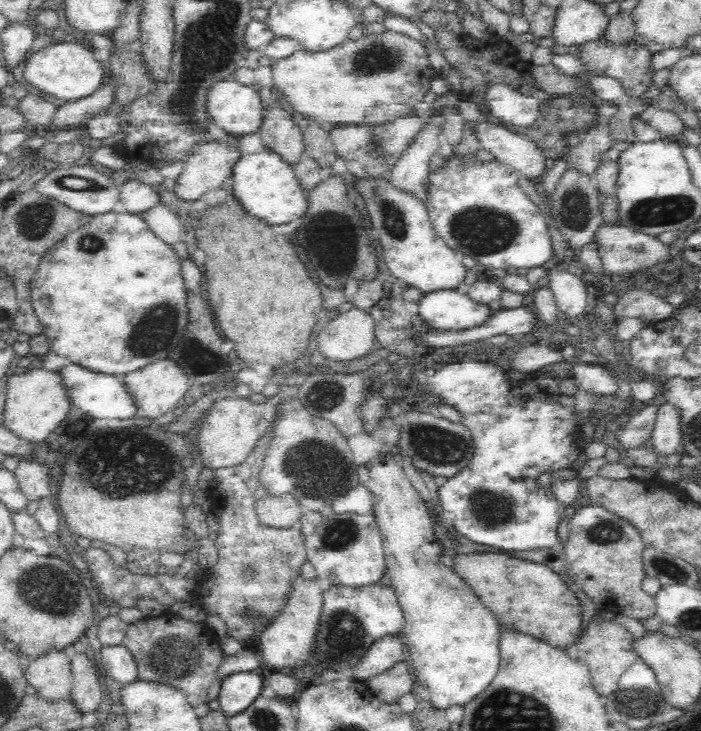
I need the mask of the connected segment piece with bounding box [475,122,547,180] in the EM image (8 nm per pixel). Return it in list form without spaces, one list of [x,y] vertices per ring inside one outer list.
[[[488,122],[477,124],[475,132],[481,148],[509,166],[518,177],[536,180],[546,172],[544,162],[547,158],[530,135]]]

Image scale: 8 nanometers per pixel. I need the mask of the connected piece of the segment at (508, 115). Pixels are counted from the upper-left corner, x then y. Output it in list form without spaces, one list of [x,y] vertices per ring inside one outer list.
[[[494,84],[486,92],[490,111],[508,125],[530,124],[539,112],[541,101],[534,96],[514,92],[506,84]]]

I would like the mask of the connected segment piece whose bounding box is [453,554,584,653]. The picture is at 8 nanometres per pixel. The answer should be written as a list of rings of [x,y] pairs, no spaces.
[[[470,554],[454,560],[456,573],[470,583],[500,624],[526,631],[565,653],[572,646],[577,646],[584,624],[584,608],[580,598],[568,589],[562,577],[552,568],[506,554]]]

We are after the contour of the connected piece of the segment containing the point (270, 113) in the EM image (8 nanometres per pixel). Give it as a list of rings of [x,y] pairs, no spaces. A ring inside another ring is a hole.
[[[274,95],[266,102],[260,134],[266,149],[280,153],[290,164],[304,153],[303,134],[298,123]]]

